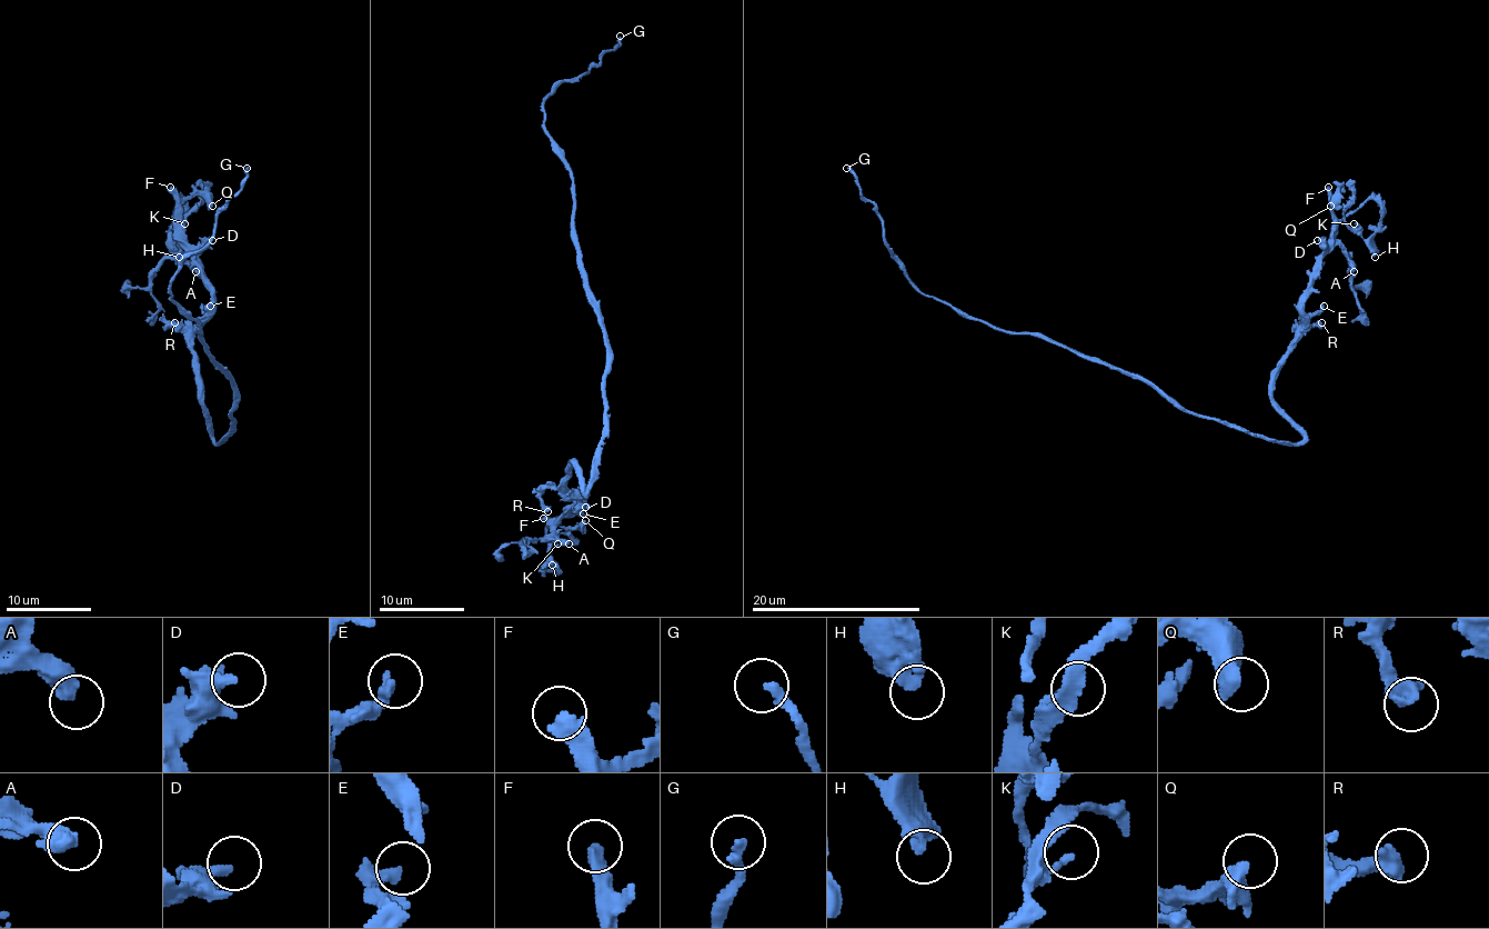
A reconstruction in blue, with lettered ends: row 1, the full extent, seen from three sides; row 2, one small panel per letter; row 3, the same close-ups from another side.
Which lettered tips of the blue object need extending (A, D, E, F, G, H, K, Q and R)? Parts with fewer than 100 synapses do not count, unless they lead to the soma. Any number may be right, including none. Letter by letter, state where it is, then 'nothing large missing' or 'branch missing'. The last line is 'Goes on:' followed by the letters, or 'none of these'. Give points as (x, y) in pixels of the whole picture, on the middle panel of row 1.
A: (569, 543) | nothing large missing
D: (585, 507) | nothing large missing
E: (583, 513) | nothing large missing
F: (543, 518) | branch missing
G: (620, 36) | nothing large missing
H: (552, 565) | nothing large missing
K: (557, 543) | nothing large missing
Q: (585, 520) | nothing large missing
R: (547, 511) | nothing large missing
Goes on: F

